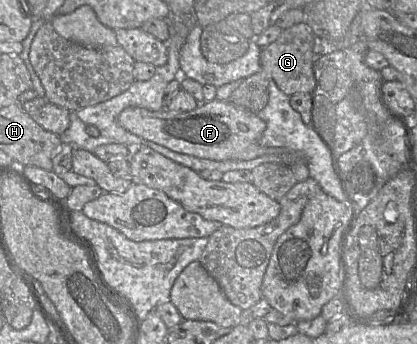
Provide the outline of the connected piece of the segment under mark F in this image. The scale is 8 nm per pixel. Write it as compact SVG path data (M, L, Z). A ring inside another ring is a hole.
M214 99L189 112L175 112L167 108L151 111L145 108L128 107L119 114L118 122L125 130L146 141L197 158L215 161L252 160L264 155L286 154L296 160L289 166L296 180L303 182L310 178L308 166L301 154L261 145L266 123L257 114L237 107L228 101Z

